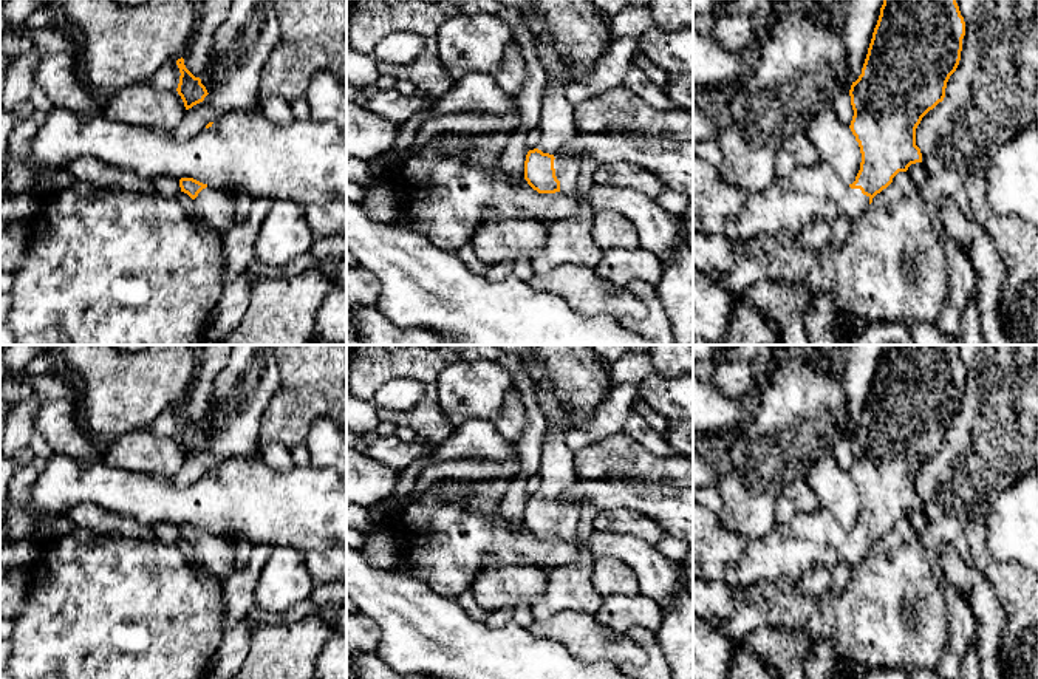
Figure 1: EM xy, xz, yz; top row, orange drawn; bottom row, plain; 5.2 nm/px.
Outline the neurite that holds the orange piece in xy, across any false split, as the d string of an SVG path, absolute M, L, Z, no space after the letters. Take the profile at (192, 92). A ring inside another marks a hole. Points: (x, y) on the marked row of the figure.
M178 59L179 84L175 91L158 90L150 80L124 87L114 93L101 113L114 122L172 131L186 111L209 94L200 77L195 77Z

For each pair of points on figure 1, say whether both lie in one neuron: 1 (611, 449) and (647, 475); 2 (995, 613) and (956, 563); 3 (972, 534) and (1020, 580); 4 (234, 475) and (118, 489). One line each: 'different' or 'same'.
1: same
2: same
3: same
4: same

